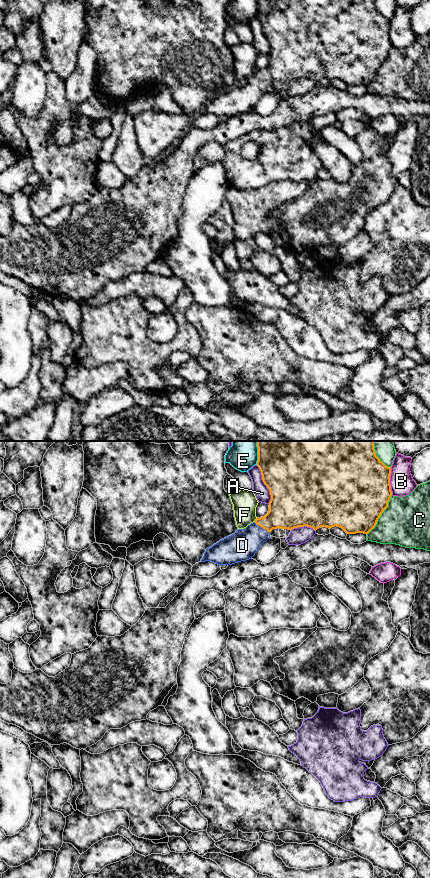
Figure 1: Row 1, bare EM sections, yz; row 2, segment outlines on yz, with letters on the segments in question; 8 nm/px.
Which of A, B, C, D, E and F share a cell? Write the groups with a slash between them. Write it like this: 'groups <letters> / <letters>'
groups A / B / C / D / E / F

